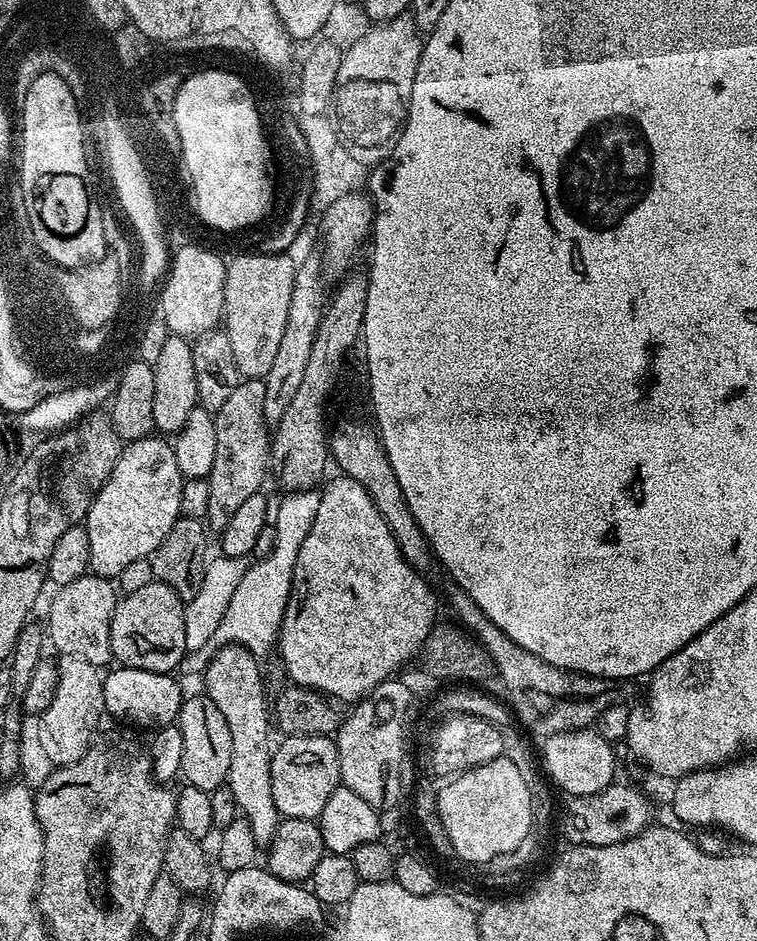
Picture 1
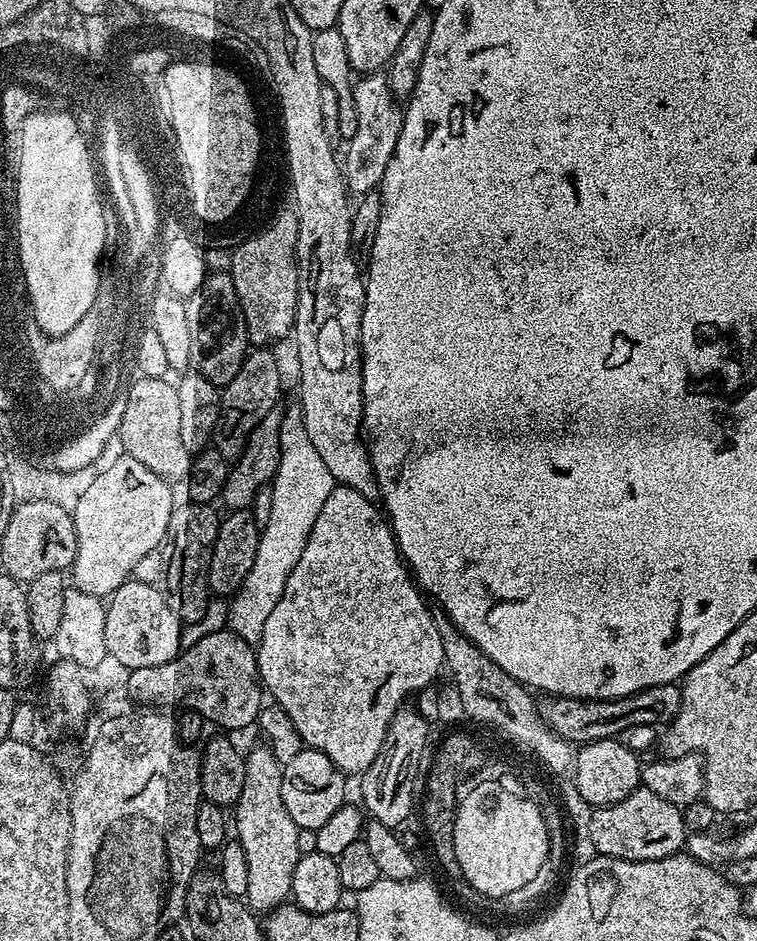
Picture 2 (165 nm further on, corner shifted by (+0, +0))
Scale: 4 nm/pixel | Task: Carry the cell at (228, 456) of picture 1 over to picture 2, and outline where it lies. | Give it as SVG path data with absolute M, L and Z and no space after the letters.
M260 346L245 356L238 374L229 384L223 385L220 398L220 422L214 436L214 446L228 461L232 462L243 454L248 435L266 417L272 408L277 407L280 396L280 364L267 347Z

